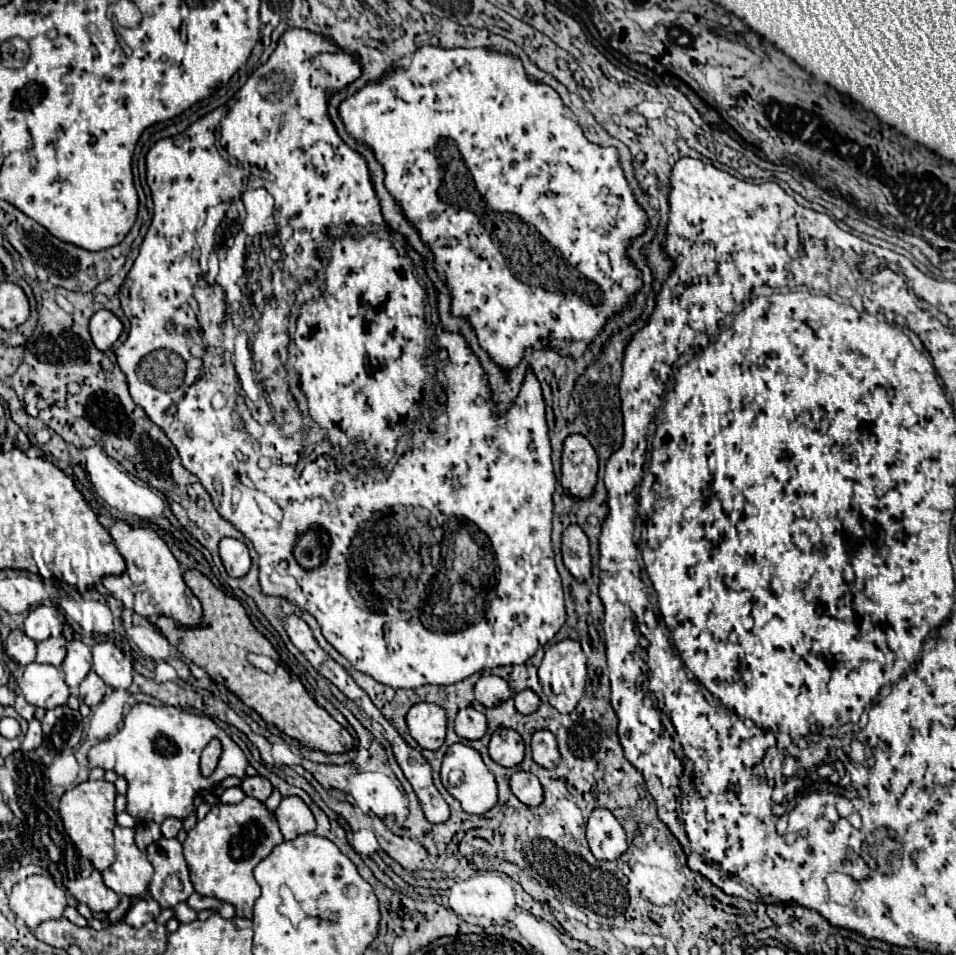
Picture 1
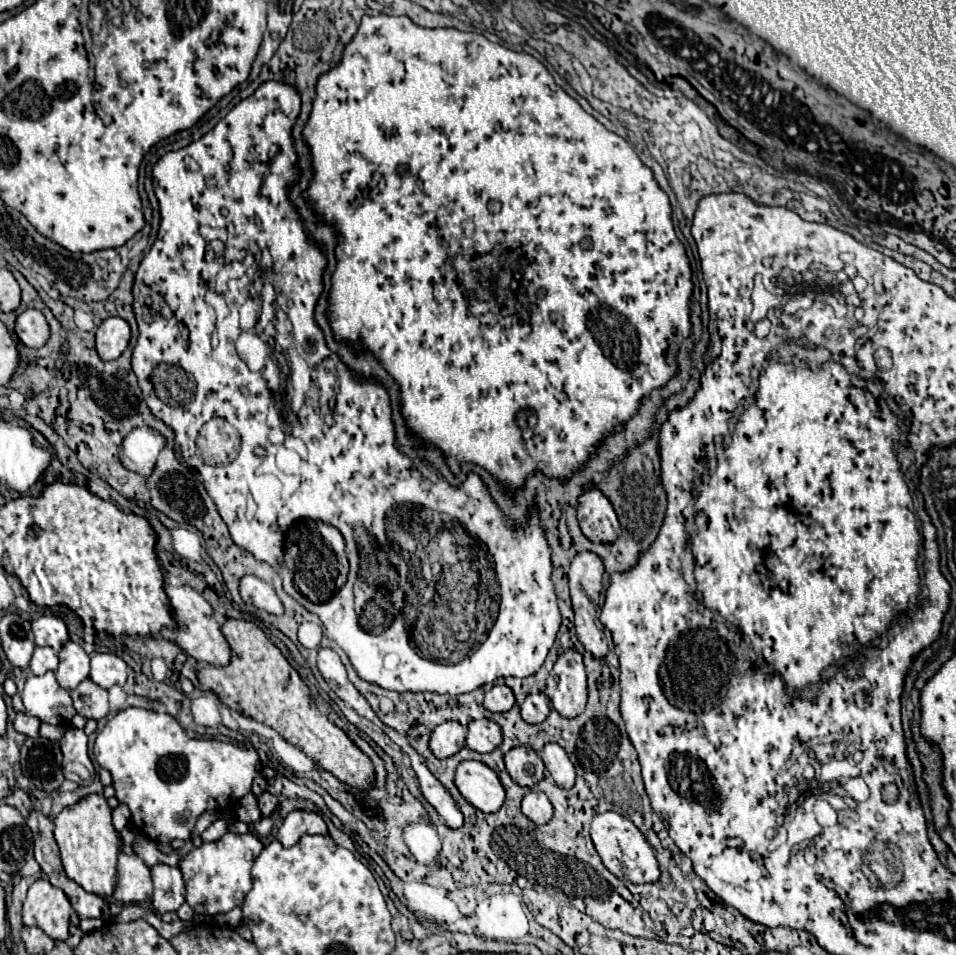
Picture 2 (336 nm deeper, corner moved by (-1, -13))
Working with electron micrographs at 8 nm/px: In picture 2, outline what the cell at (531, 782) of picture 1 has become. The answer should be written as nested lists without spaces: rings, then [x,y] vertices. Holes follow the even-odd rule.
[[[532,790],[530,794],[524,796],[522,800],[522,812],[524,816],[528,816],[534,824],[546,824],[552,820],[552,814],[554,814],[554,808],[550,804],[550,800],[546,798],[544,792],[538,792],[538,790]]]

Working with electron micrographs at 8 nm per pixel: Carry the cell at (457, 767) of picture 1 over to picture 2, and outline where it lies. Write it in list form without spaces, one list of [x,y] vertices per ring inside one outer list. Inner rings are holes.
[[[466,760],[456,768],[454,778],[460,794],[482,812],[496,812],[504,804],[504,786],[498,774],[476,760]]]

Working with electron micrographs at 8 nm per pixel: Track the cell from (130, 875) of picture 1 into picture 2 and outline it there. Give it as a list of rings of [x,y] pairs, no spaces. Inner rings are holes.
[[[118,854],[118,884],[114,900],[120,906],[140,904],[152,898],[150,868],[136,854]]]

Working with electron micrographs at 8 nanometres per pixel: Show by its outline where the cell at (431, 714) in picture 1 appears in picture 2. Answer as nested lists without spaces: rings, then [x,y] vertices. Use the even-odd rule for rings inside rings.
[[[444,722],[436,726],[436,730],[430,736],[430,750],[438,758],[454,756],[460,748],[464,748],[466,742],[466,730],[458,722]]]

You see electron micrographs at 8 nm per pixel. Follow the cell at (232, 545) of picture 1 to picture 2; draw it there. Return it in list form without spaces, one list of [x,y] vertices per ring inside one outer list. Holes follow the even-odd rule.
[[[244,576],[240,580],[240,594],[242,594],[242,600],[248,602],[248,604],[254,604],[256,608],[260,610],[266,610],[274,616],[282,616],[284,614],[284,606],[280,602],[280,598],[276,596],[274,588],[256,578],[256,576]]]

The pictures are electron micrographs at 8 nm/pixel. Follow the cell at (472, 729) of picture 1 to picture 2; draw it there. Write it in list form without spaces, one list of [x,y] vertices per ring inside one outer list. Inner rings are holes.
[[[472,720],[468,724],[466,746],[474,752],[492,752],[502,744],[502,730],[494,720]]]

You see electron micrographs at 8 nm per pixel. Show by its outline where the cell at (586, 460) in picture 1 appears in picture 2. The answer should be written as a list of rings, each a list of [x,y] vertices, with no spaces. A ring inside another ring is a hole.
[[[590,488],[580,496],[578,520],[584,536],[594,544],[610,544],[618,538],[618,516],[610,500],[598,488]]]

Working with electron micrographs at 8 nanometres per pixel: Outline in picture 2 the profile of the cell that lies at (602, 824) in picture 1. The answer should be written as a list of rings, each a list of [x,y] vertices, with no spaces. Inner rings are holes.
[[[616,812],[598,814],[594,818],[594,822],[592,822],[590,836],[592,836],[592,842],[596,846],[596,852],[602,858],[604,866],[616,878],[630,880],[634,884],[646,884],[646,882],[652,884],[652,882],[656,882],[660,878],[660,868],[658,868],[658,862],[656,862],[652,846],[646,842],[644,834],[626,816],[616,814]]]

